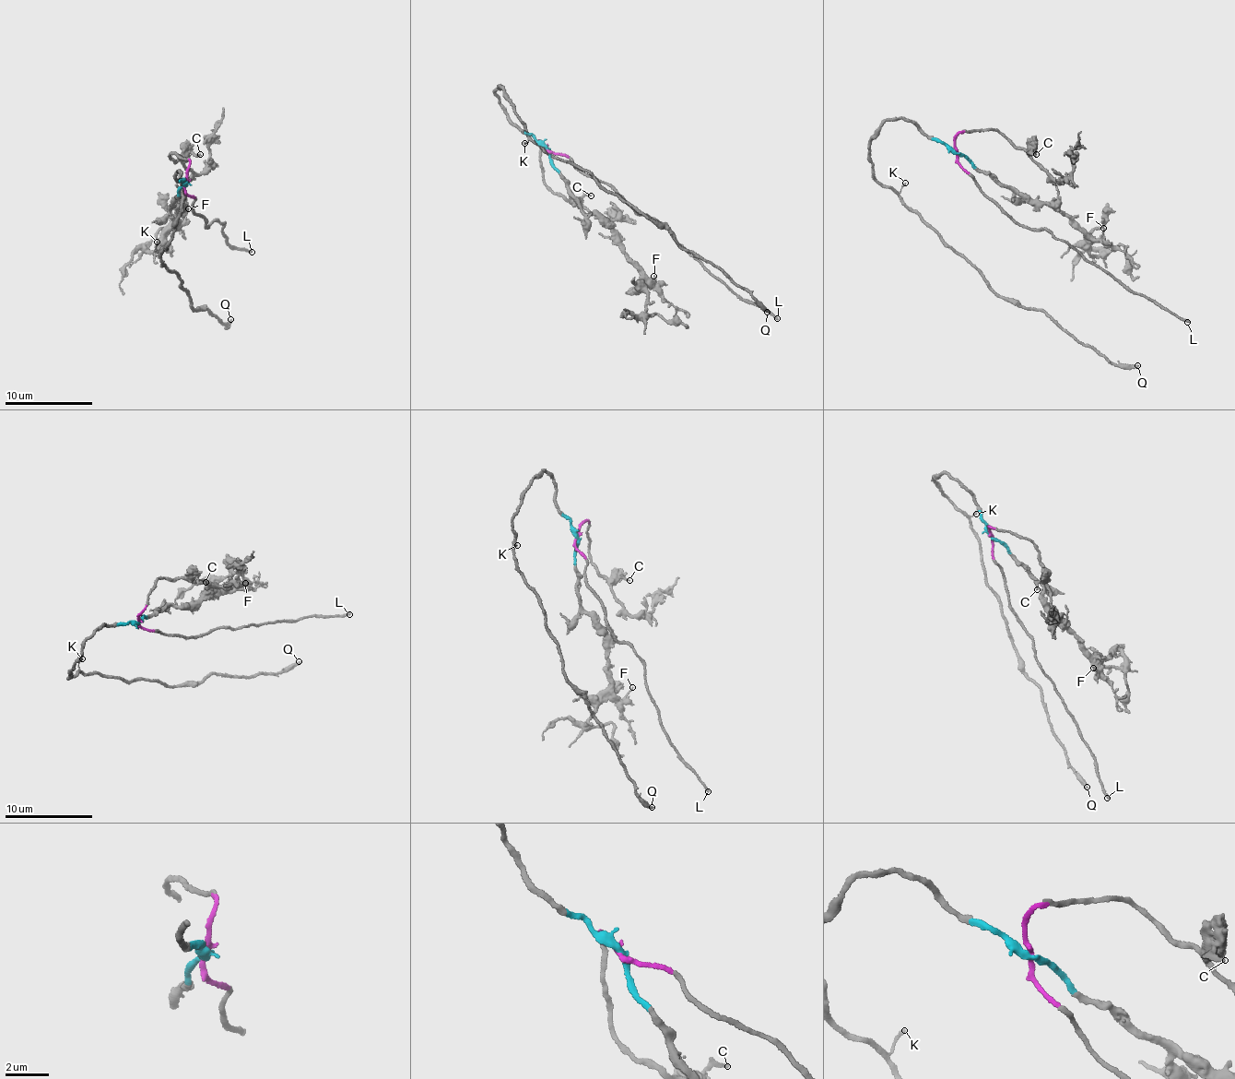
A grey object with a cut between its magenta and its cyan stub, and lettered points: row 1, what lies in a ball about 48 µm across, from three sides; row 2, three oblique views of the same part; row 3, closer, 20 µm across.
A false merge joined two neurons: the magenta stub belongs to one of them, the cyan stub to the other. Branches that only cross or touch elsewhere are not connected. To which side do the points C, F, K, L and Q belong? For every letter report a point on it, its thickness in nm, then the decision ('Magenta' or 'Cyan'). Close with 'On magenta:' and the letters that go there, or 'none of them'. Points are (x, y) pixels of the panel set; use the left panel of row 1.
C: Place: (200, 154). Thickness 180 nm. Magenta
F: Place: (188, 208). Thickness 130 nm. Cyan
K: Place: (157, 242). Thickness 110 nm. Cyan
L: Place: (252, 252). Thickness 200 nm. Magenta
Q: Place: (230, 319). Thickness 280 nm. Cyan
On magenta: C, L

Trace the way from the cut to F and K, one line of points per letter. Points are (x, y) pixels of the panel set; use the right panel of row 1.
F: (957, 151), (1017, 192), (1044, 204), (1050, 202), (1072, 223), (1099, 240), (1103, 228)
K: (957, 151), (935, 140), (911, 121), (893, 119), (884, 123), (871, 139), (872, 173), (899, 194), (906, 183)

